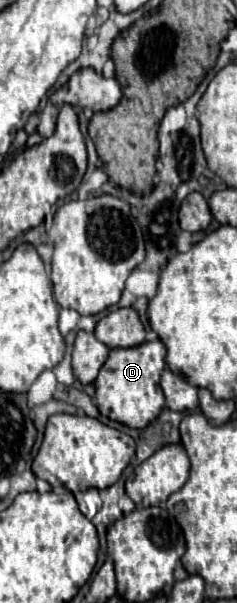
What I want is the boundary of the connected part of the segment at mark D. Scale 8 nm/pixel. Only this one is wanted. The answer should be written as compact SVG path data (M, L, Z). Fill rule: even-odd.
M160 339L146 341L132 349L112 349L108 361L94 381L98 411L112 421L134 429L144 429L156 421L164 407L164 393L160 389L160 375L166 367L164 357L166 347Z

